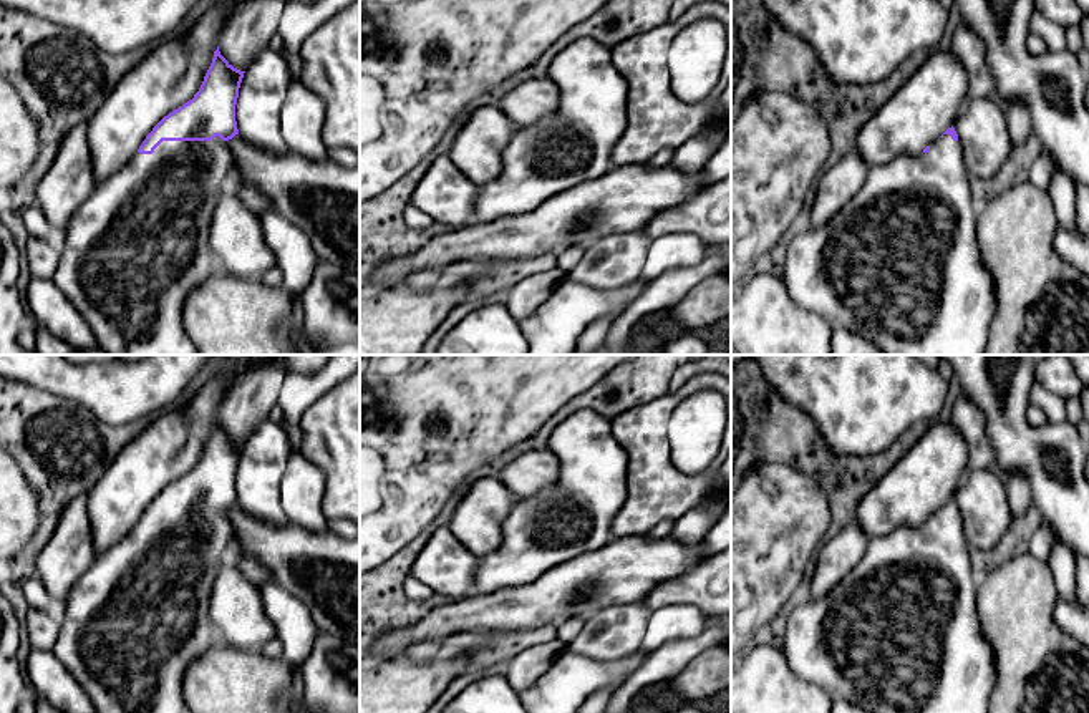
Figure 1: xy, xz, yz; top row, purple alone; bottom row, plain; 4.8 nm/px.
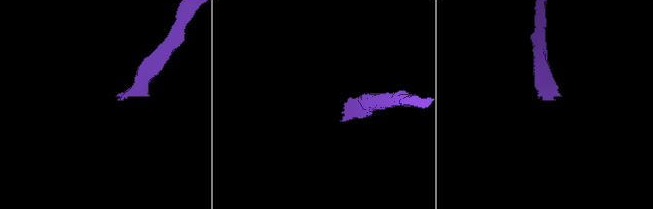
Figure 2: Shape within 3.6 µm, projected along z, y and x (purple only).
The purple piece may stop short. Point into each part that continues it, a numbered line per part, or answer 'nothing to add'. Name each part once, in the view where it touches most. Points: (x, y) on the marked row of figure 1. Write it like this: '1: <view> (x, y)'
1: xy (138, 246)

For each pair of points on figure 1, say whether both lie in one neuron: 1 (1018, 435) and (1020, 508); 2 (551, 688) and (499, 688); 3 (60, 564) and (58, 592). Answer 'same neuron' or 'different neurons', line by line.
1: different neurons
2: different neurons
3: same neuron

